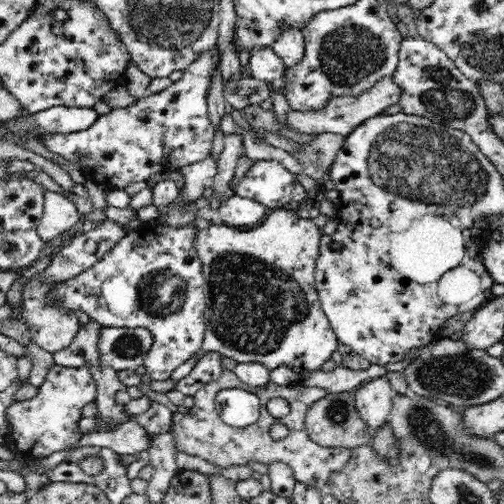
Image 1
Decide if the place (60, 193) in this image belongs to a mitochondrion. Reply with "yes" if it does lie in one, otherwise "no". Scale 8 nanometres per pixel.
no

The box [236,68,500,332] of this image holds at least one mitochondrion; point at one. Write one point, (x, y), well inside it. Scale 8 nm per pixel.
(426, 164)

